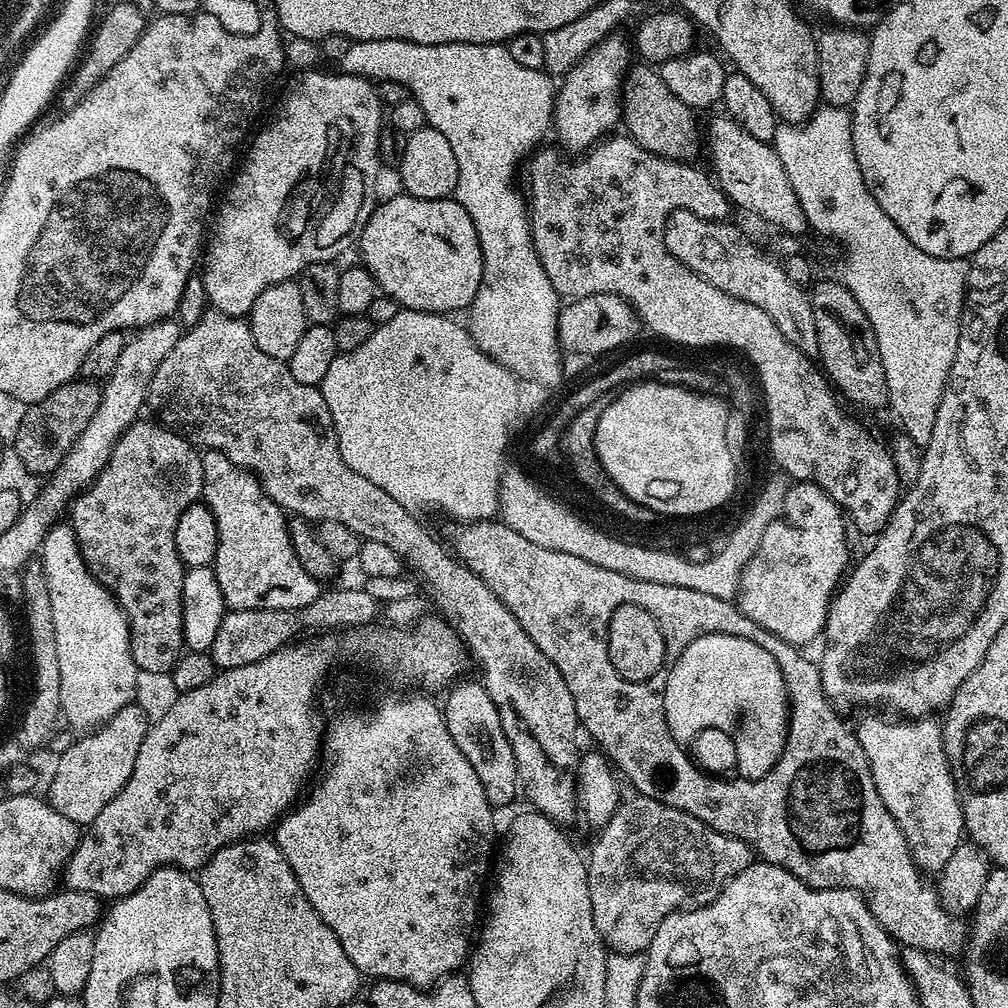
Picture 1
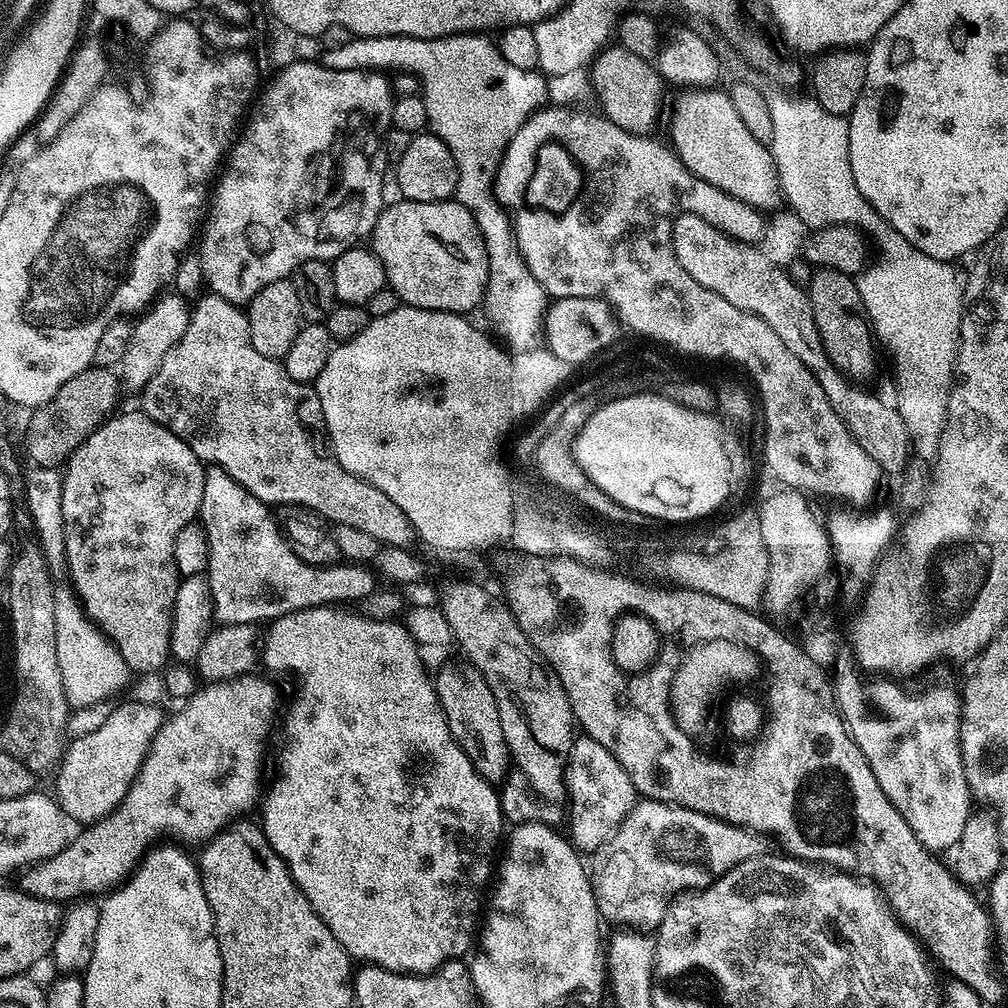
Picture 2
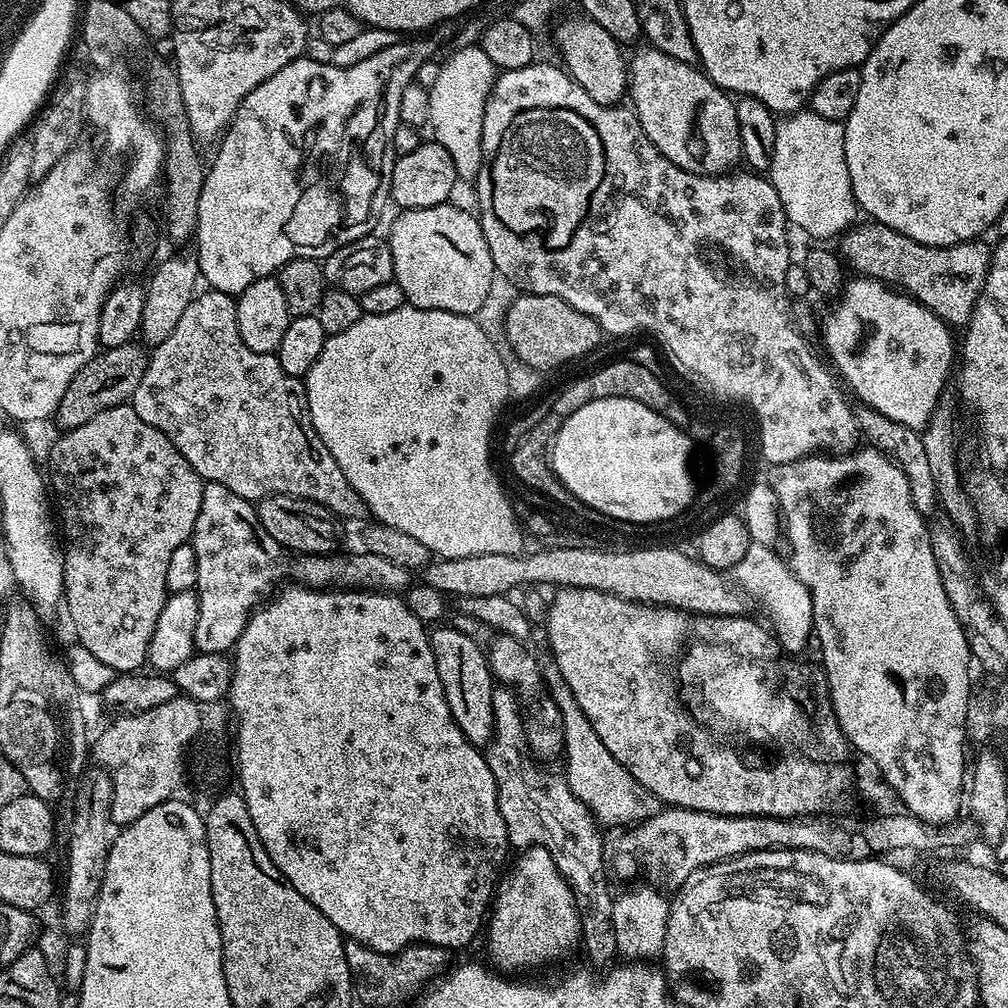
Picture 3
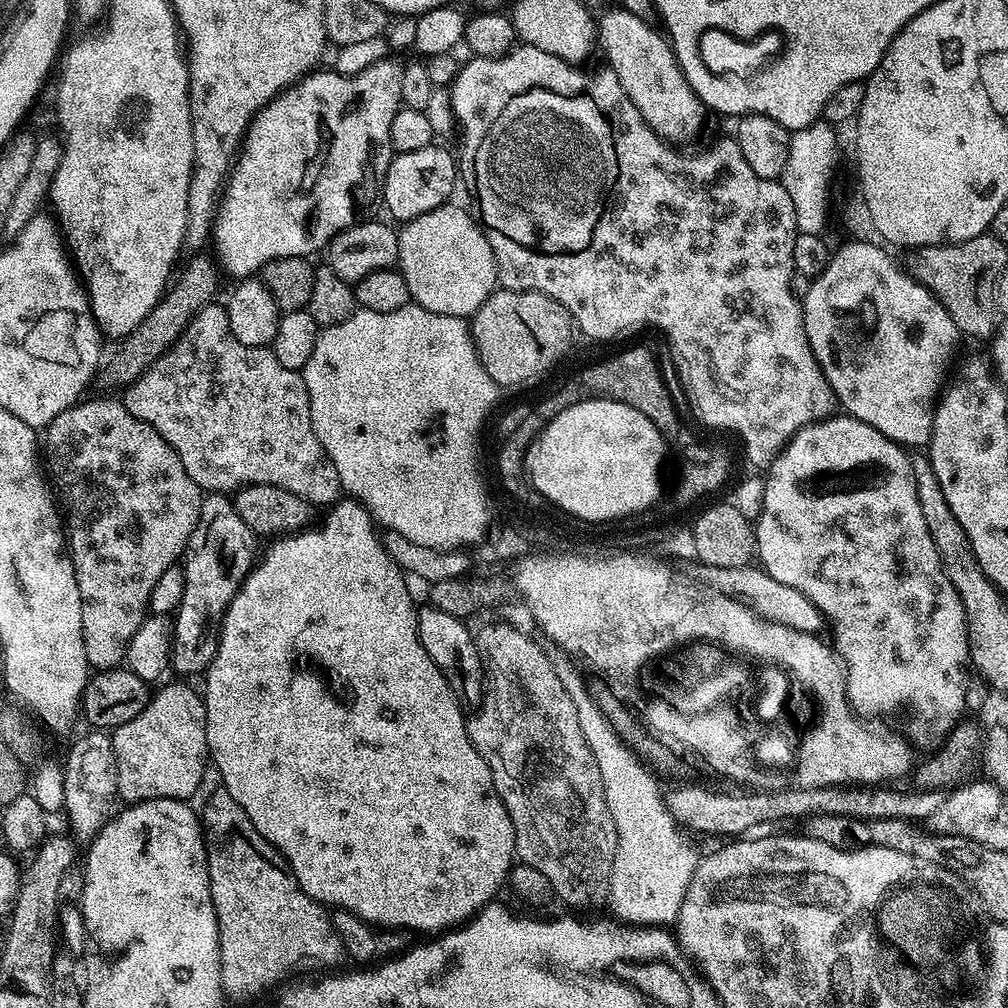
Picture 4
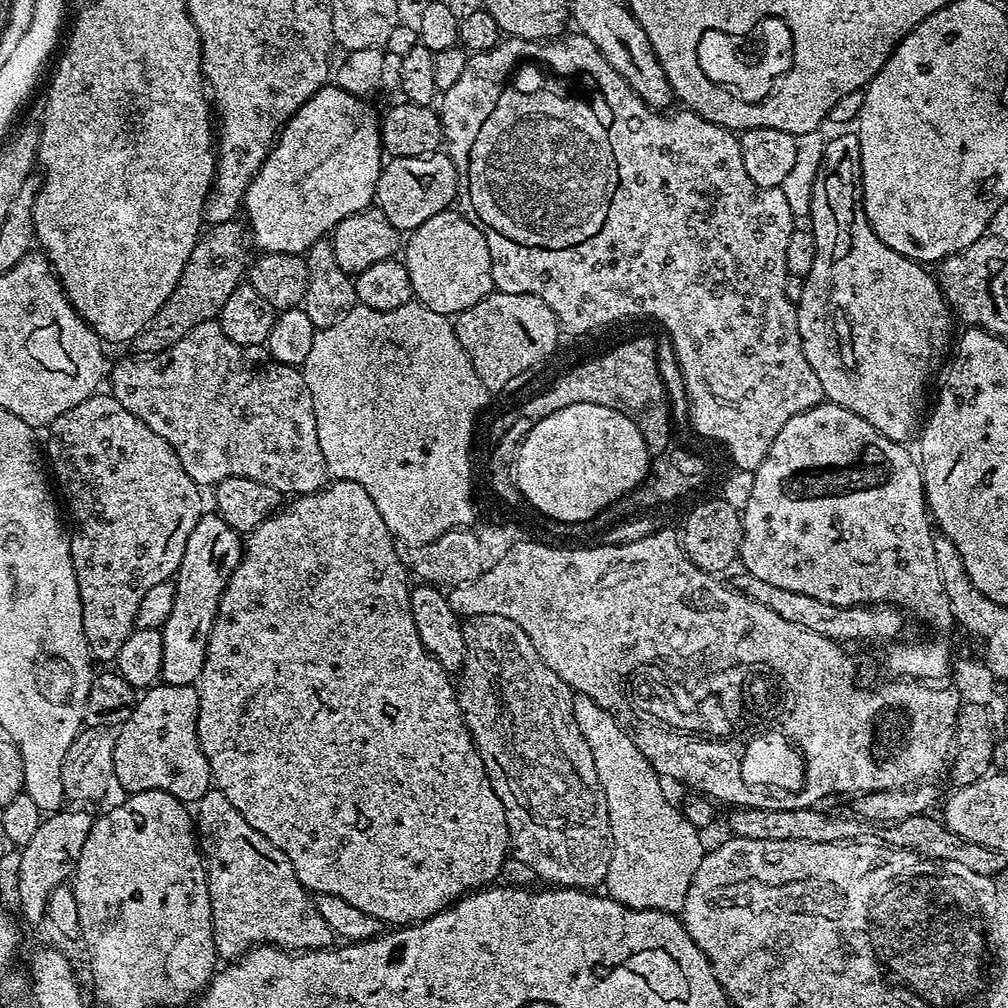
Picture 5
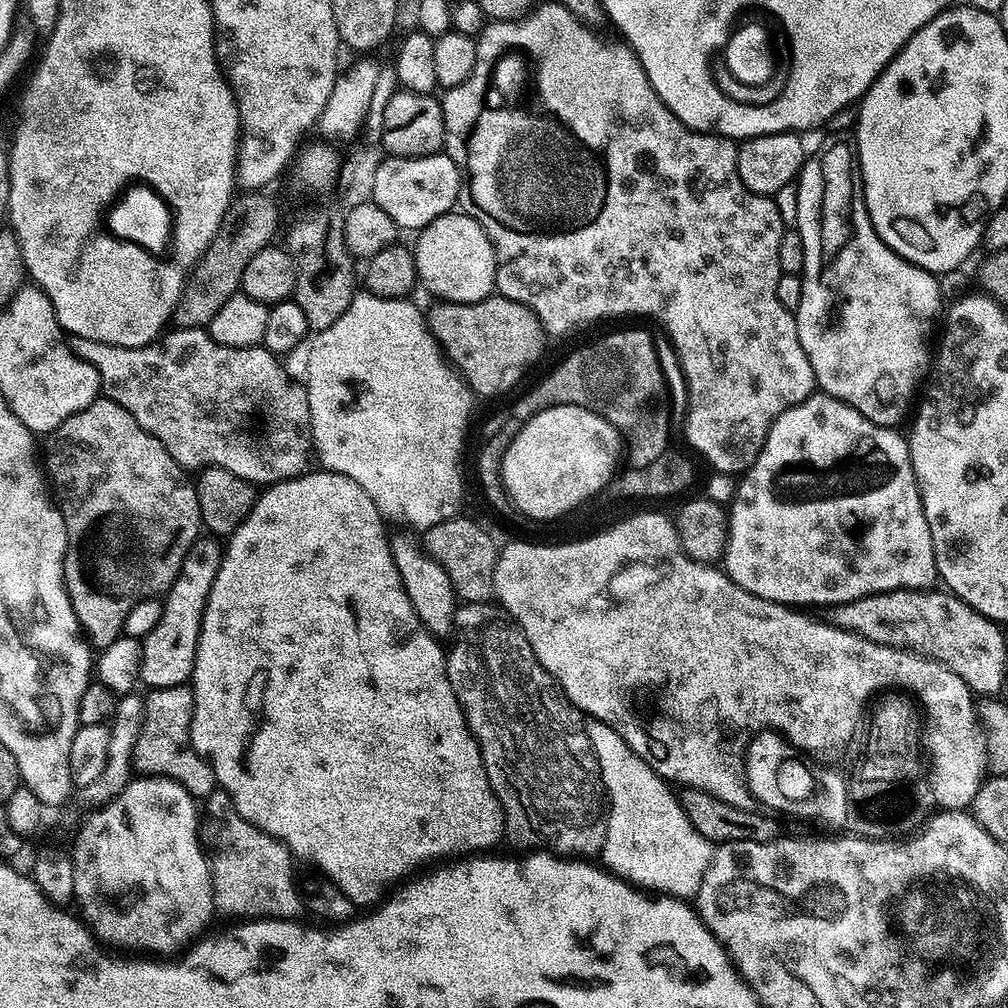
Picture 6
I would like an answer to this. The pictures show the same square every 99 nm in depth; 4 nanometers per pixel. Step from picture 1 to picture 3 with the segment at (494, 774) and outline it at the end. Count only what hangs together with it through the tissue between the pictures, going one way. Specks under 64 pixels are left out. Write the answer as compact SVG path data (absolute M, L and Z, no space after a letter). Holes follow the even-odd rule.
M436 626L431 629L428 641L434 650L434 662L438 670L438 678L442 682L444 697L450 706L450 714L454 718L458 730L462 730L464 737L476 748L483 749L492 740L492 727L494 726L494 706L492 705L494 677L492 669L488 667L488 657L485 649L479 648L471 635L463 633L462 630L453 626L440 627L444 626Z

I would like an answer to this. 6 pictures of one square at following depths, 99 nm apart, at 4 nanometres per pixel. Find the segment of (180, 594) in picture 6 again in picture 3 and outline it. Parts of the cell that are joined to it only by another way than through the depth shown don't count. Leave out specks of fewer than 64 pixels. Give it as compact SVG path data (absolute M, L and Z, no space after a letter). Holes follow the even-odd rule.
M205 483L198 522L194 522L190 541L198 558L198 578L194 589L198 598L198 626L194 626L194 649L197 653L224 654L235 649L236 639L246 622L261 607L260 596L267 597L273 591L271 588L283 578L286 549L273 536L263 536L261 528L253 501L234 494L234 490L226 490L226 486L221 484Z

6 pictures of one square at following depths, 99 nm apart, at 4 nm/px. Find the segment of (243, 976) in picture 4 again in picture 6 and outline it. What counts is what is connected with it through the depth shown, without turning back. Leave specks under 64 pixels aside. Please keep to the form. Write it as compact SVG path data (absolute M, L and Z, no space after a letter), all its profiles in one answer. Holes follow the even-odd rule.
M223 790L211 792L203 801L202 815L198 820L200 842L208 858L208 871L212 874L212 901L216 912L232 918L275 918L296 920L299 912L305 911L298 880L292 877L294 857L288 847L273 836L267 836L258 826L246 822L232 805L232 800Z

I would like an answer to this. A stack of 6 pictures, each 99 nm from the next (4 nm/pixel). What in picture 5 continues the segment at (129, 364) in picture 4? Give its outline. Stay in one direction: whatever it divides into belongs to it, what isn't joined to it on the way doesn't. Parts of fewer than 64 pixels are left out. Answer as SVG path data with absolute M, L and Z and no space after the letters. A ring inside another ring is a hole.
M239 219L211 225L196 241L173 293L150 318L145 328L130 341L131 347L144 352L140 354L161 352L174 346L178 338L186 338L194 326L207 320L216 320L222 306L226 306L226 298L230 298L230 294L234 294L236 287L245 279L250 255L244 249L244 240L246 244L246 228Z

